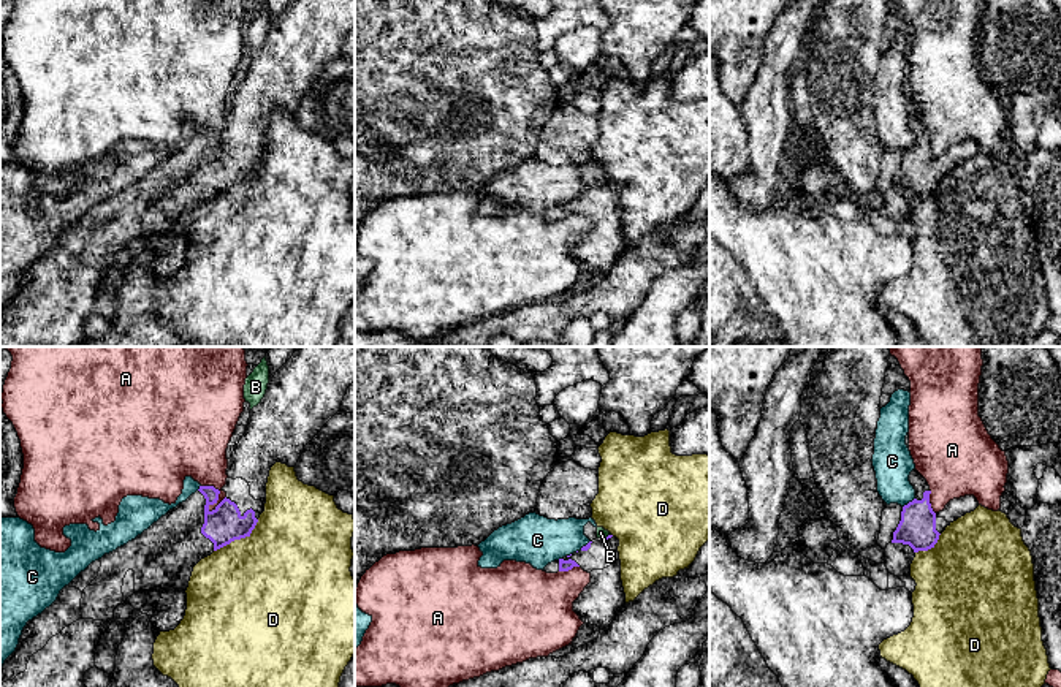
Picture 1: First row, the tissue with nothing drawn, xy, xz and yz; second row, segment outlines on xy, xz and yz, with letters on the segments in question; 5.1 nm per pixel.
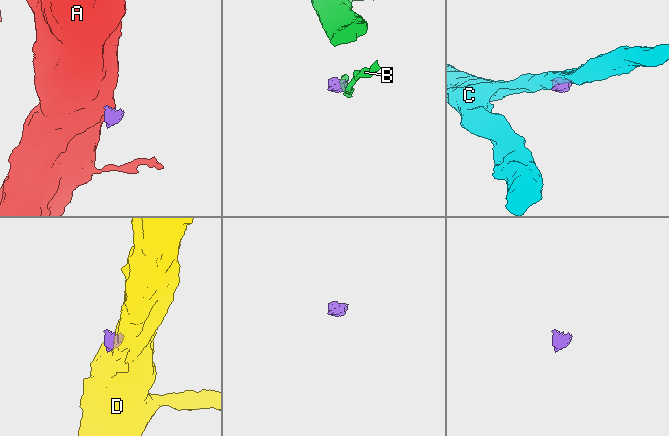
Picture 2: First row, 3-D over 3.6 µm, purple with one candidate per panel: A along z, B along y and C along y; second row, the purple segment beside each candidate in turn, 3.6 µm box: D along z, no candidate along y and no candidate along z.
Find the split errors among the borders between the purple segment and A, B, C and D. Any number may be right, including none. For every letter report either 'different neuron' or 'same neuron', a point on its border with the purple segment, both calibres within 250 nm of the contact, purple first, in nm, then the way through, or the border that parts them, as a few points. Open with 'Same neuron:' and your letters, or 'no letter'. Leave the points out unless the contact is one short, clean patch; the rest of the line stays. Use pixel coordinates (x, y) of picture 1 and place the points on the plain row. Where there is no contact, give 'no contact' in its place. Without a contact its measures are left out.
Same neuron: no letter
A: different neuron; meets purple in xy at (219, 138); 190 nm thick on the purple side, 280 nm on the other; border along xy (201, 130), (211, 130), (219, 136), (217, 151), (211, 157)
B: different neuron; meets purple in xz at (608, 181); 20 nm thick on the purple side, 50 nm on the other; border along xz (610, 179), (604, 184)
C: different neuron; meets purple in yz at (909, 148); 190 nm thick on the purple side, 200 nm on the other; border along yz (914, 143), (903, 152)
D: different neuron; meets purple in xy at (238, 184); 190 nm thick on the purple side, 500 nm on the other; border along xy (258, 165), (247, 181), (235, 184), (214, 197)

